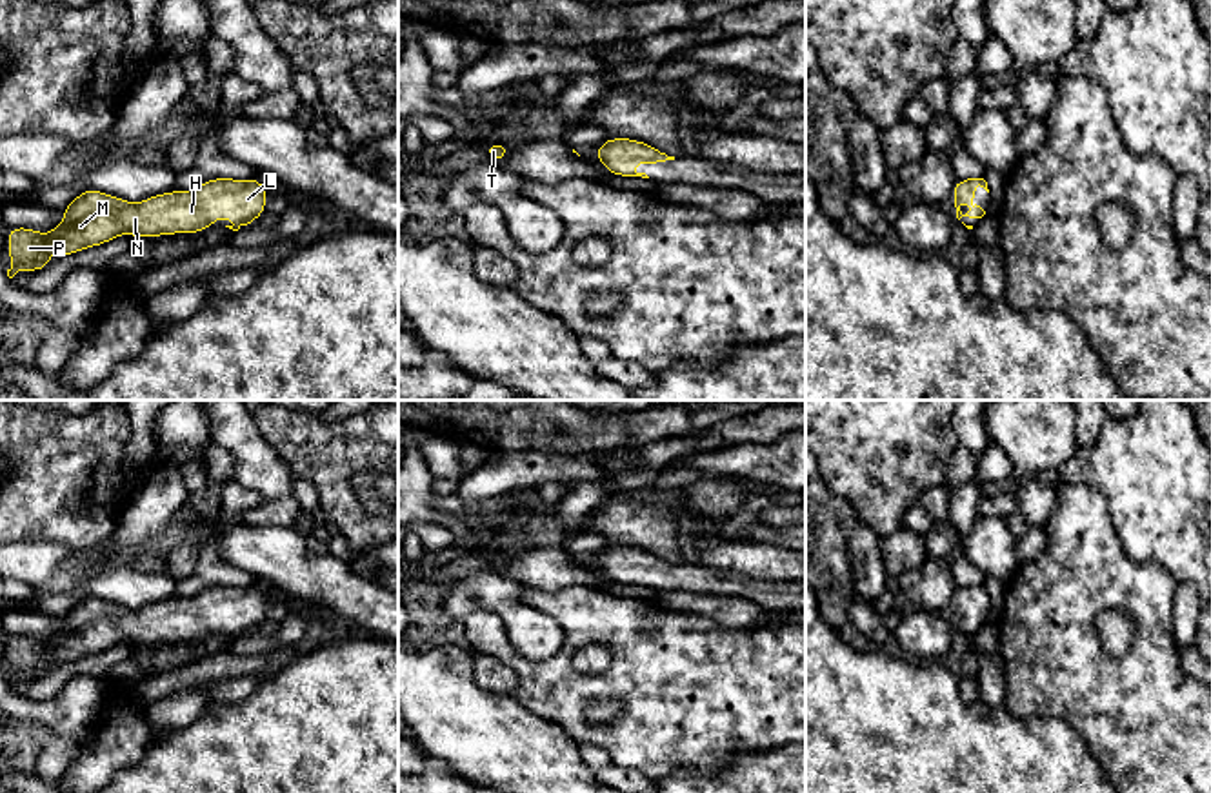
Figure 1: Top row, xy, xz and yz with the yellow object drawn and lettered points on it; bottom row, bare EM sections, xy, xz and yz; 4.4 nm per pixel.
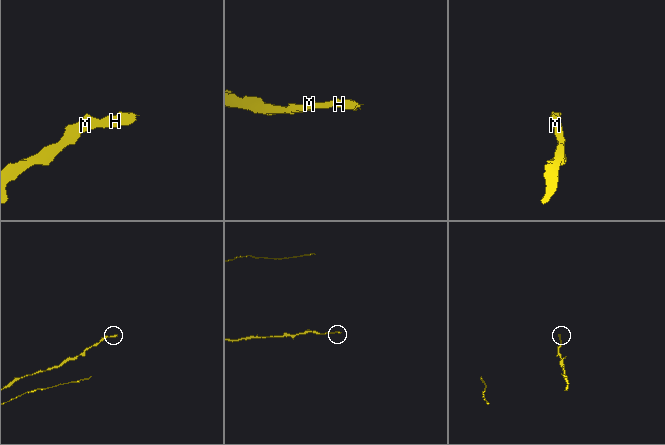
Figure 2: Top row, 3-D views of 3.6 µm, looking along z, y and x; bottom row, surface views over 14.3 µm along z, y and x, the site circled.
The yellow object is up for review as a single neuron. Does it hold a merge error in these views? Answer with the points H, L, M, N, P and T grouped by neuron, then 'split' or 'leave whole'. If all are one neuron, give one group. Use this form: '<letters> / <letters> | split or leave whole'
H L M N P T | leave whole

